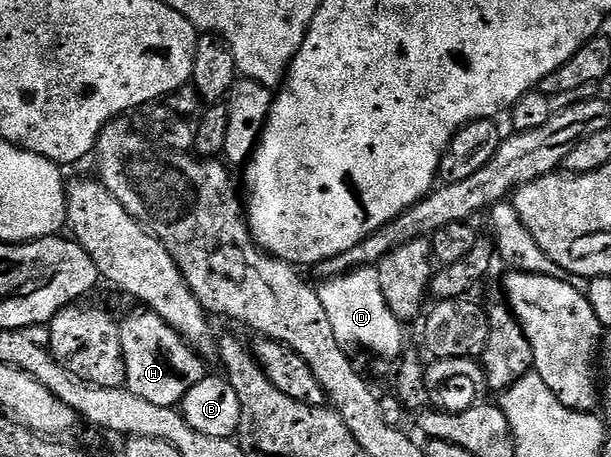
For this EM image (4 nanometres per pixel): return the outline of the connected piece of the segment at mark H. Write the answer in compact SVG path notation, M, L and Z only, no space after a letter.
M138 308L135 314L128 315L124 320L121 319L118 331L126 365L125 389L136 392L136 396L140 396L152 404L177 407L184 395L193 386L200 384L202 378L207 377L208 370L205 366L207 363L204 358L153 311L147 308Z

